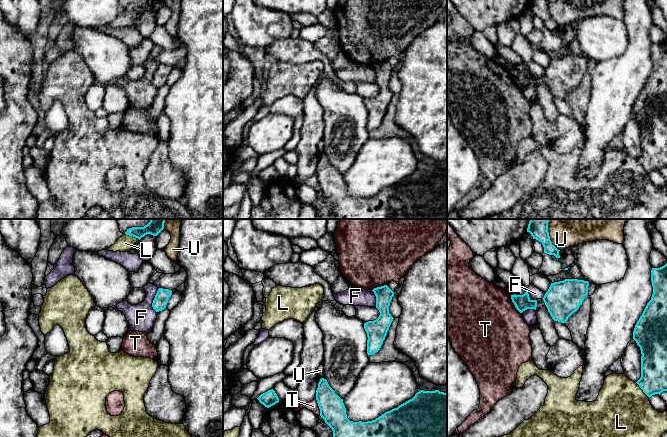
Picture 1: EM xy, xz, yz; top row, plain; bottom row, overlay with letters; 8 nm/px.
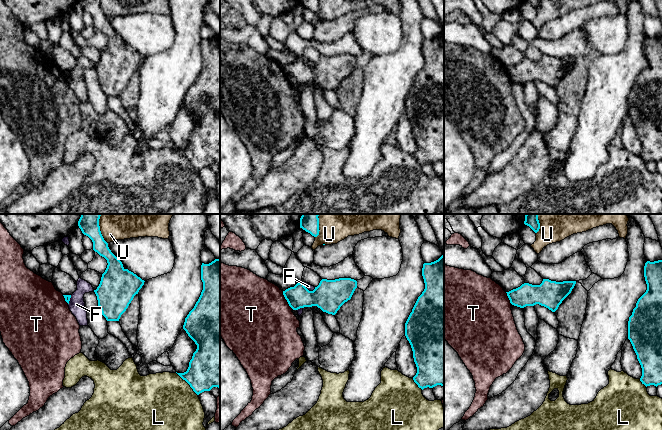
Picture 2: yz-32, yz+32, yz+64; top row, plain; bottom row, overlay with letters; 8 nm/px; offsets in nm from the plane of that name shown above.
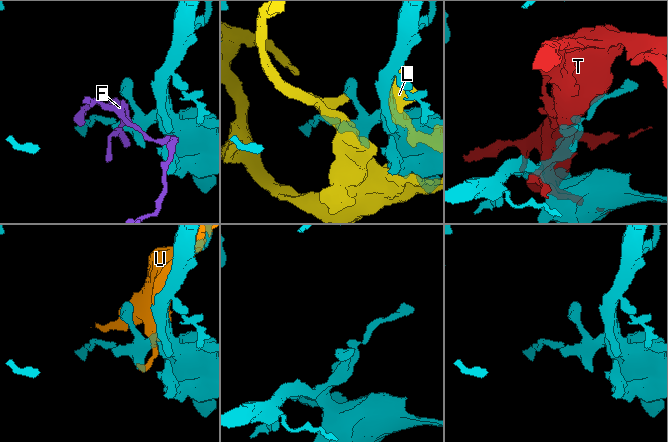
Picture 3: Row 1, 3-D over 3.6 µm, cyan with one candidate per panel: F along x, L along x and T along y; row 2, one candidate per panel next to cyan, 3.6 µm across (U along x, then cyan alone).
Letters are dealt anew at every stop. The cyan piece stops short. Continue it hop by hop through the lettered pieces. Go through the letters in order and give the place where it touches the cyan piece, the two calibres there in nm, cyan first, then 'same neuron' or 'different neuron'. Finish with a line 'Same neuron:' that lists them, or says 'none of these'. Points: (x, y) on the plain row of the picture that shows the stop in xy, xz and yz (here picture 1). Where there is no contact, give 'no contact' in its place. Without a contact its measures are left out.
F: xy (153, 76) | 120/220 nm | different neuron
L: yz (642, 165) | 220/480 nm | different neuron
T: xz (319, 184) | 200/80 nm | different neuron
U: yz (549, 13) | 130/200 nm | different neuron
Same neuron: none of these

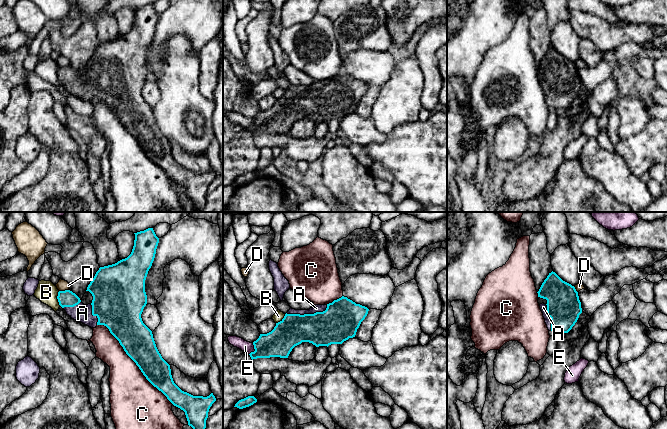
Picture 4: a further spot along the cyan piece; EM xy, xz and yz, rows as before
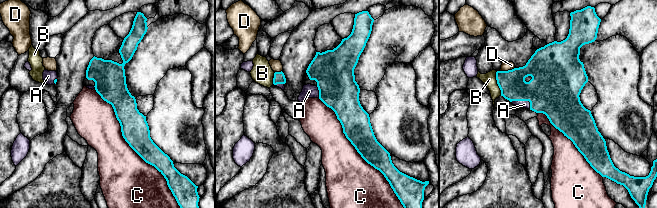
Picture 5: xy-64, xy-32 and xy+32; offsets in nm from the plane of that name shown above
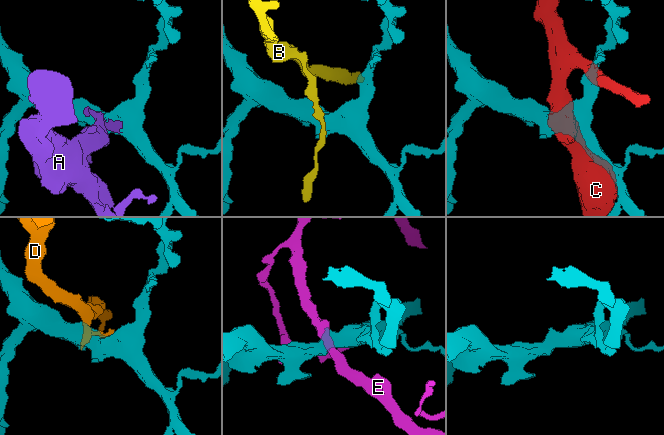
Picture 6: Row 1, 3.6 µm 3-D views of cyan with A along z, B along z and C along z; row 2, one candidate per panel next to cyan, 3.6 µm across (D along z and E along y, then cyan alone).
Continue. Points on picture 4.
A: xz (307, 90) | 300/60 nm | same neuron
B: xy (57, 74) | 140/170 nm | different neuron
C: xy (134, 137) | 260/320 nm | different neuron
D: xy (63, 67) | 140/90 nm | different neuron
E: xz (254, 124) | 220/90 nm | different neuron
Same neuron: A

